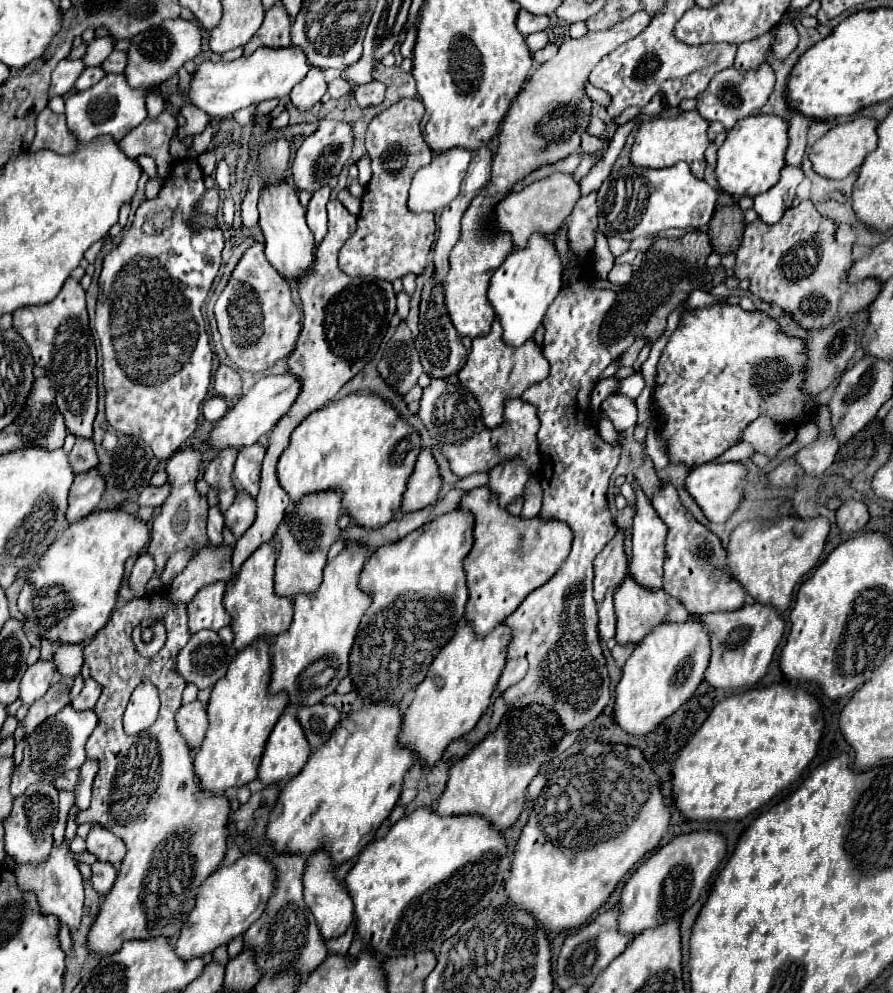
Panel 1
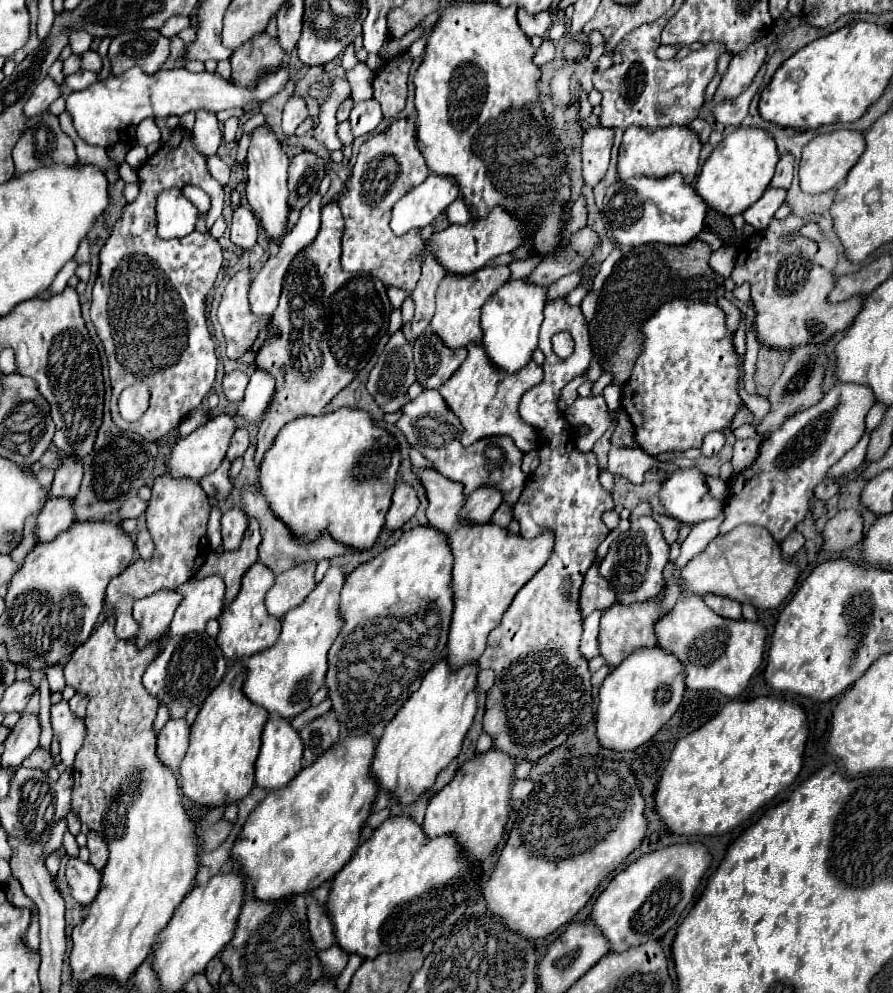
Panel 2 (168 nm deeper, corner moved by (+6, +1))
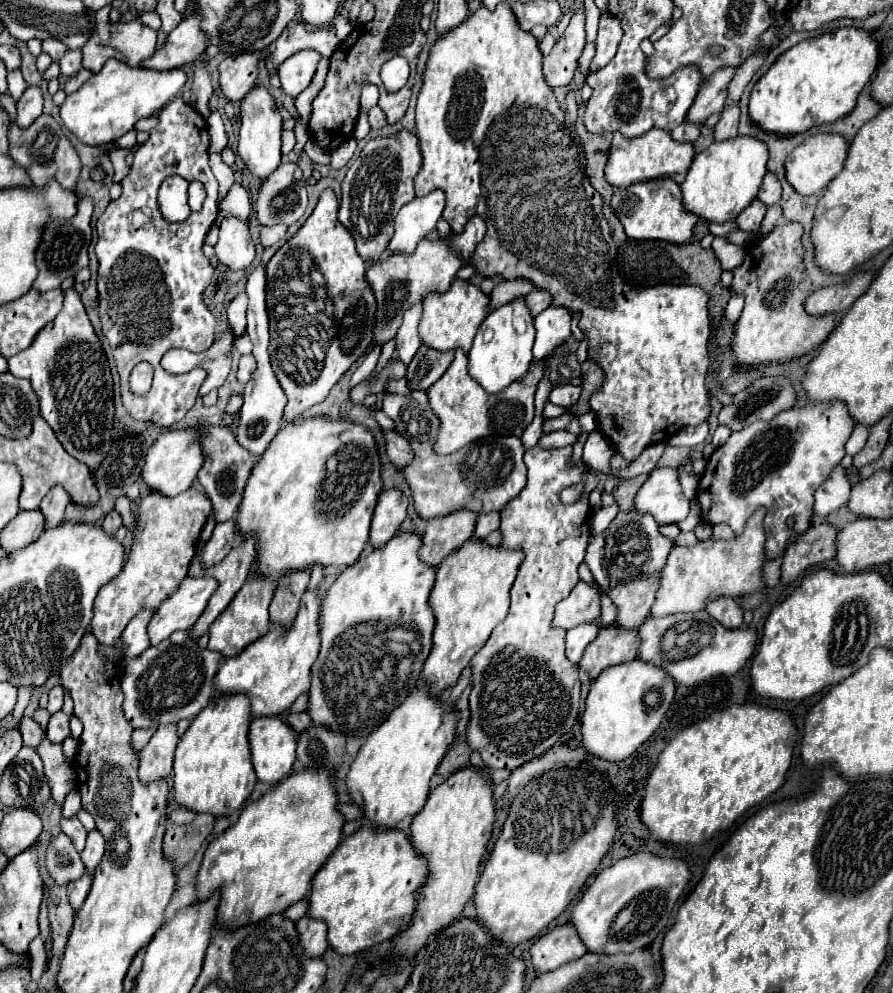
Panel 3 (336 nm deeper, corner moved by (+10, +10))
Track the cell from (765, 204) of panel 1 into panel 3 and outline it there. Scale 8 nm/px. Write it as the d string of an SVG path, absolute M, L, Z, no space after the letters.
M753 202L751 206L747 206L747 208L737 216L735 224L737 224L739 230L755 234L755 232L759 232L759 226L761 226L761 220L763 220L765 212L767 212L767 208L761 208L761 204Z

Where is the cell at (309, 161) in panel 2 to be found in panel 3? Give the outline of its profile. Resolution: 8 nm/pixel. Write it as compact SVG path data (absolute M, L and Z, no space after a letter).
M281 164L269 174L261 186L255 202L255 220L261 226L295 224L307 208L305 178L297 164Z

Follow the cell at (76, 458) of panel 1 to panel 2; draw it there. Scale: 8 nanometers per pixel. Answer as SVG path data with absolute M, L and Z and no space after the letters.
M63 457L61 467L55 471L53 497L75 497L83 479L83 463L77 457Z

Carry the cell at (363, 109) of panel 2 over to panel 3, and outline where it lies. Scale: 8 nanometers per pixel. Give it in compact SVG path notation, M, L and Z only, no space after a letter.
M371 108L369 110L369 124L371 124L371 128L373 130L379 130L379 128L383 128L385 124L387 124L387 120L385 120L385 114L383 114L383 110L381 108Z

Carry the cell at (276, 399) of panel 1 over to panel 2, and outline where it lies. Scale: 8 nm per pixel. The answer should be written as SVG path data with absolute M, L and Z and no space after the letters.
M229 413L215 415L205 425L195 429L189 437L185 437L183 441L177 441L175 447L173 447L171 457L167 459L167 471L173 477L191 477L195 481L199 481L201 477L213 473L221 465L221 461L225 459L225 453L227 453L229 443L231 443L231 437L233 437L233 433L237 429L237 421L235 419L237 417L229 415Z

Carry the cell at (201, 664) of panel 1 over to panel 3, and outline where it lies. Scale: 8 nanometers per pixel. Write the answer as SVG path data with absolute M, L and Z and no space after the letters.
M175 632L161 648L147 648L143 656L137 660L125 660L121 664L121 690L125 694L123 700L123 712L125 718L133 728L151 728L157 730L163 724L177 724L179 720L193 720L205 704L209 704L209 698L213 694L213 676L217 674L219 662L221 662L219 652L211 650L201 650L195 640L189 638L189 632Z

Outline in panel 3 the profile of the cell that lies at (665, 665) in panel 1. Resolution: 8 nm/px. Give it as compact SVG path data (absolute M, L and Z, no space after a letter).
M633 660L633 664L621 664L617 668L607 668L605 672L601 672L597 680L591 682L591 690L585 700L585 712L581 716L583 748L589 754L609 760L609 762L621 762L629 758L659 728L667 708L671 706L673 694L675 694L673 678L663 668L657 668L653 664L641 664L641 660Z

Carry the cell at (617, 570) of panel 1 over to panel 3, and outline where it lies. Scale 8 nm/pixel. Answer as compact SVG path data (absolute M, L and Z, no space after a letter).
M579 582L571 594L555 608L553 628L569 630L585 622L595 622L599 616L599 588Z

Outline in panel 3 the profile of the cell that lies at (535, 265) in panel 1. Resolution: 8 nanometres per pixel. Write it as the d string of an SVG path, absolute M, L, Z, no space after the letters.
M513 300L513 304L505 304L493 310L479 326L473 348L469 352L469 364L467 364L469 376L473 376L485 388L487 394L499 394L509 384L521 382L521 378L527 374L533 362L531 354L533 340L535 340L533 316L529 314L525 300Z

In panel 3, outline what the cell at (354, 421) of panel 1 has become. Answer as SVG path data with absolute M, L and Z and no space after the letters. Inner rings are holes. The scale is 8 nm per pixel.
M325 418L287 422L257 460L239 506L237 532L257 540L255 572L265 570L263 574L277 580L313 564L355 564L369 540L373 510L383 488L379 472L377 446L365 428ZM333 456L339 464L331 472L327 460Z

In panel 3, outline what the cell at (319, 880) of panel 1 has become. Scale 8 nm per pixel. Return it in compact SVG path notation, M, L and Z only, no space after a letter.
M301 918L297 922L297 932L299 932L299 944L303 946L307 958L319 958L329 948L327 926L321 920Z

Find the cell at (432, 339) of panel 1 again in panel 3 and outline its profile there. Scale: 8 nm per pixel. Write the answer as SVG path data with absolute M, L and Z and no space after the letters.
M421 346L417 350L417 356L407 366L409 390L427 390L445 374L453 358L455 352L433 352L431 348Z

